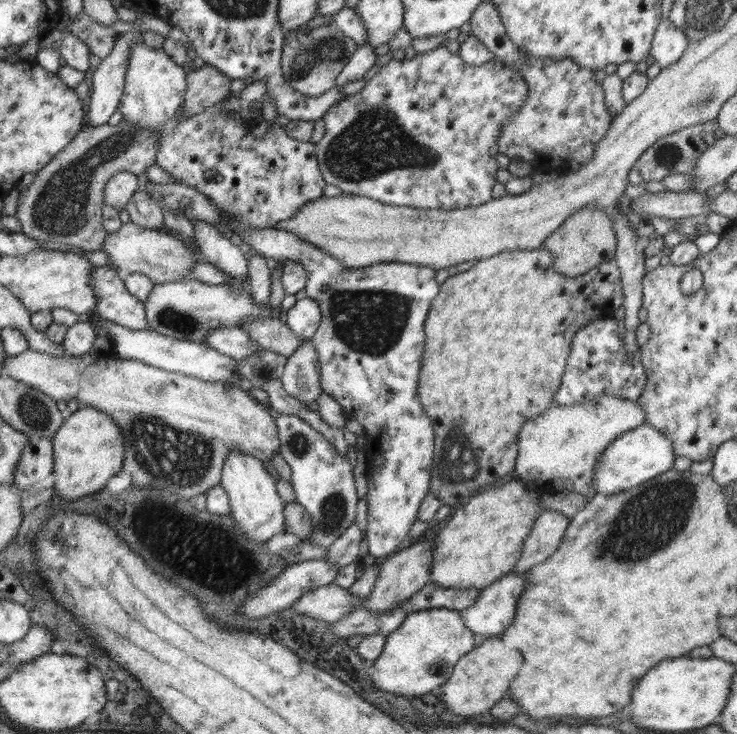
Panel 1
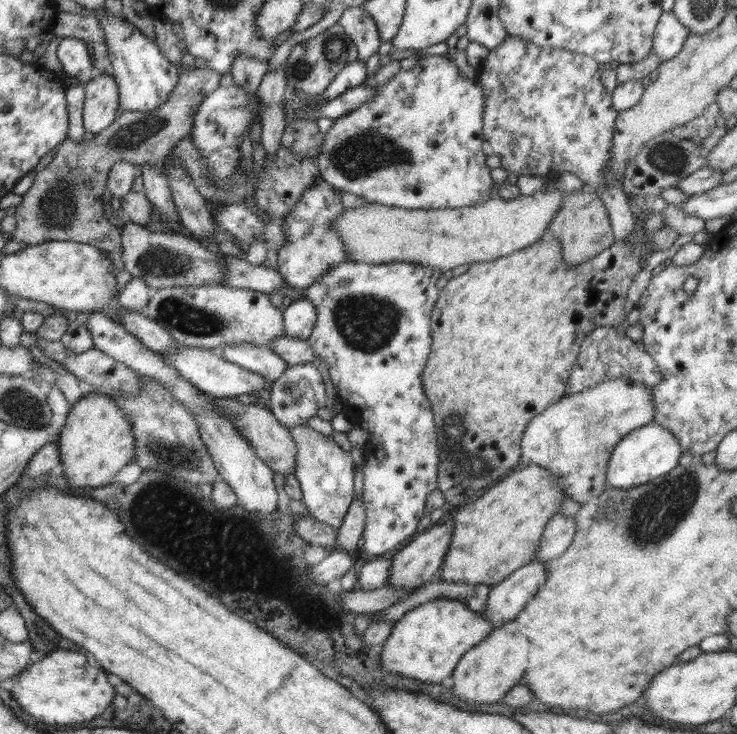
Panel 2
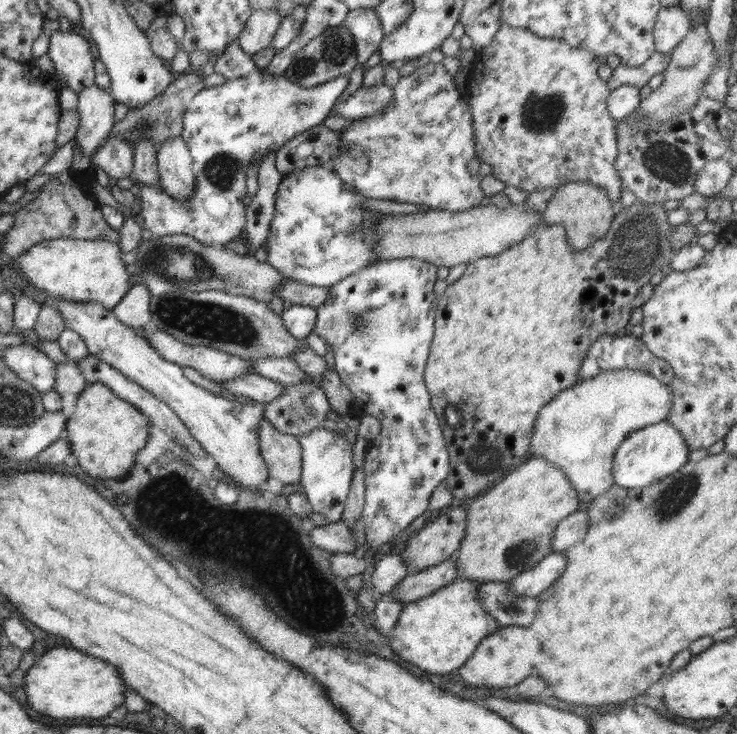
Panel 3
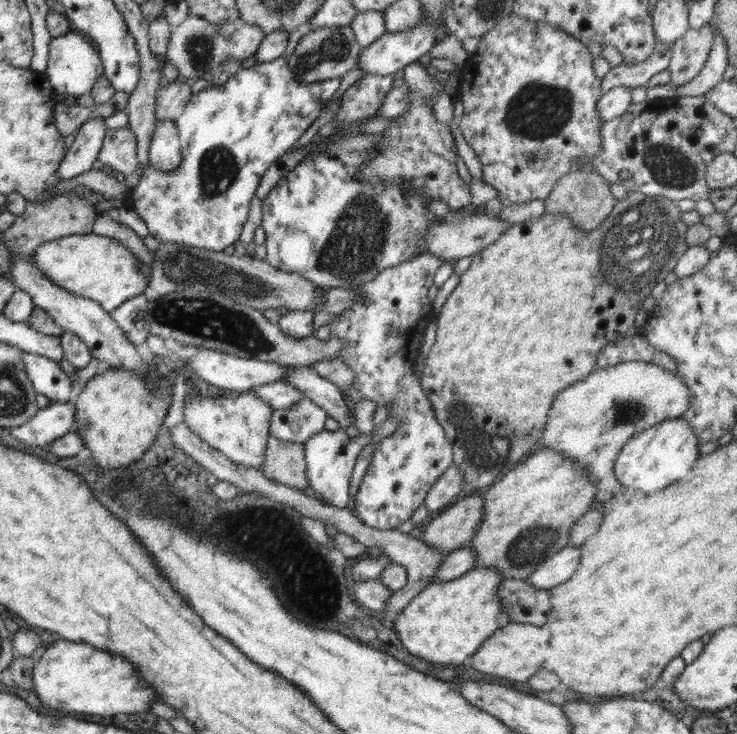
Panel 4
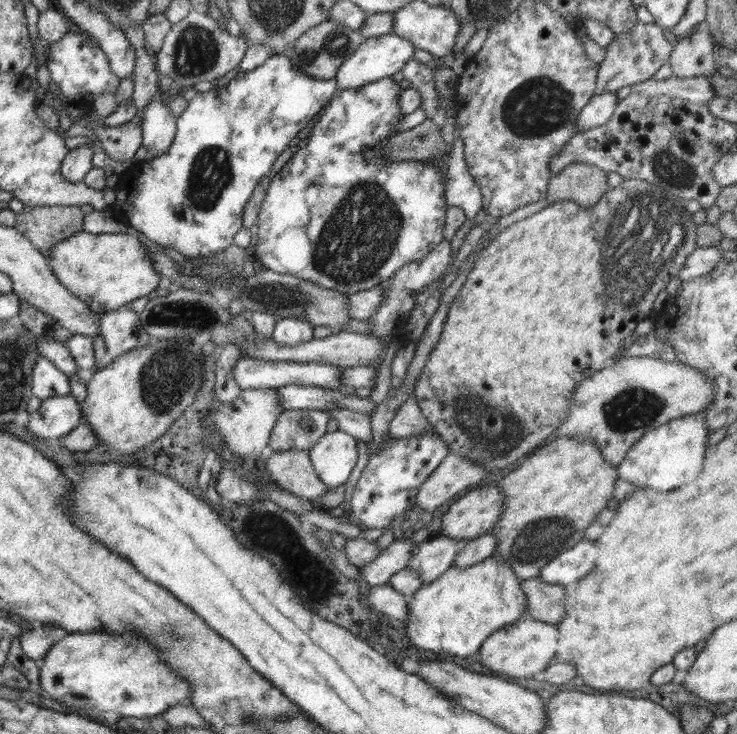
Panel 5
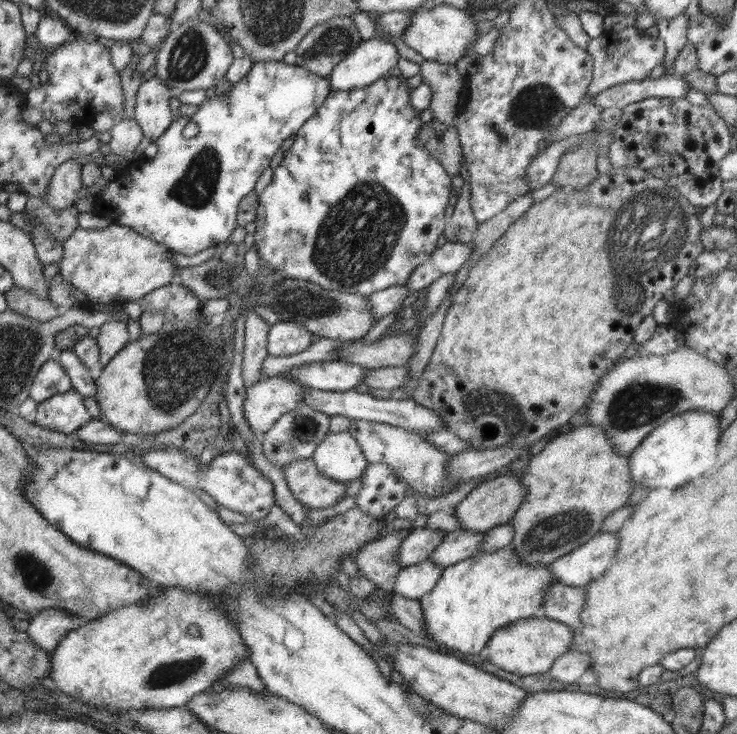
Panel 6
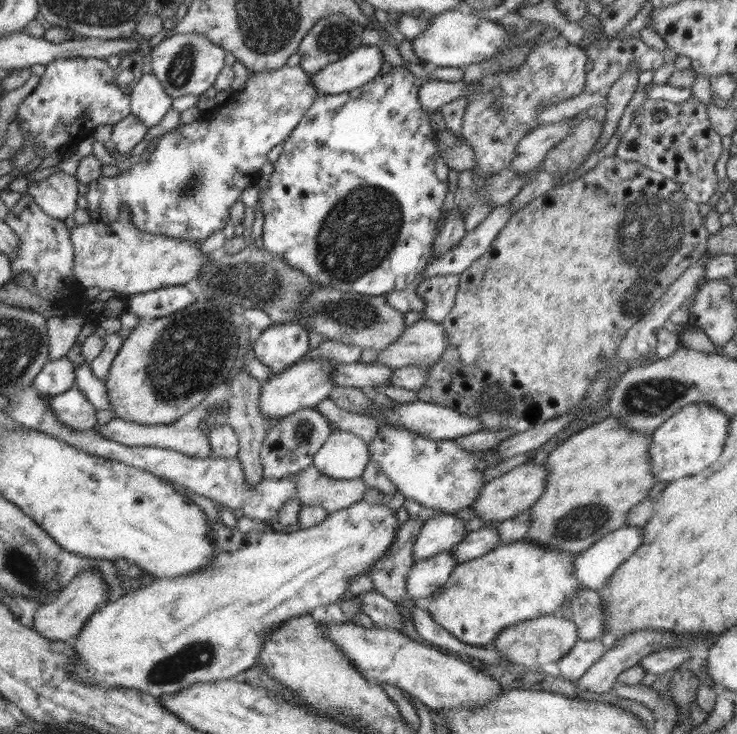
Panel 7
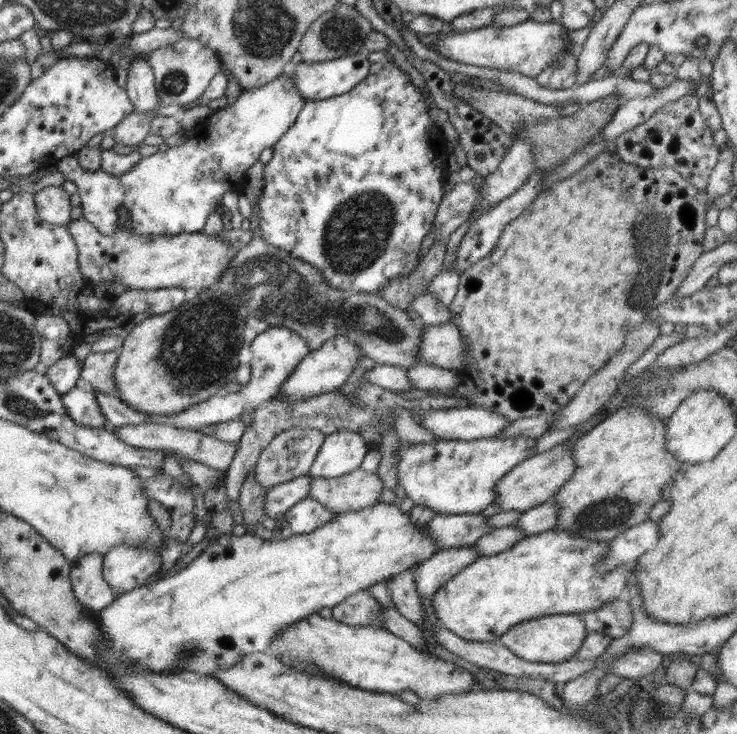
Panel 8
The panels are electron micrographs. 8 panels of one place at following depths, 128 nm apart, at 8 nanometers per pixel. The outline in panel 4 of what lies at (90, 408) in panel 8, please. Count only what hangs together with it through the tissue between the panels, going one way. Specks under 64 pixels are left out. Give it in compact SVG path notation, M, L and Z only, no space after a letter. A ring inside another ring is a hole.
M52 401L46 408L39 409L28 422L13 427L11 436L27 446L47 448L74 429L74 412L75 408L68 403Z

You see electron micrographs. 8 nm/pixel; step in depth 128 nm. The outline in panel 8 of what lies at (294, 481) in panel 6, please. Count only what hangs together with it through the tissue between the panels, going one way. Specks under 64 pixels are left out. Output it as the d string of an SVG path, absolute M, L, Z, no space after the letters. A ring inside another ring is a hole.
M357 468L341 477L313 478L309 496L338 515L376 505L384 487L376 473Z

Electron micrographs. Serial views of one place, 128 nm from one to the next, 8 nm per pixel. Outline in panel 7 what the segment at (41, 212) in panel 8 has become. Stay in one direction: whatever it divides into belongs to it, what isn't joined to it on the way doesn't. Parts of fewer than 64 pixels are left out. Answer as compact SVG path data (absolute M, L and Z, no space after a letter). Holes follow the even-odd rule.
M57 171L46 179L33 182L26 192L32 195L34 202L40 206L48 216L63 221L67 216L73 215L74 211L78 208L78 205L76 205L78 182L79 180L75 176Z

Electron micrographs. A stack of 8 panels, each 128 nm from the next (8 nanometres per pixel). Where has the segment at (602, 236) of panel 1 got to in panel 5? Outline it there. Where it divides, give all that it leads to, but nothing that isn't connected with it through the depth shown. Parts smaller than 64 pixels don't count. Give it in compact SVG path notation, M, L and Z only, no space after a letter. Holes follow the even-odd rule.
M568 164L560 174L550 177L545 200L569 200L584 208L594 206L609 189L606 175L590 164Z

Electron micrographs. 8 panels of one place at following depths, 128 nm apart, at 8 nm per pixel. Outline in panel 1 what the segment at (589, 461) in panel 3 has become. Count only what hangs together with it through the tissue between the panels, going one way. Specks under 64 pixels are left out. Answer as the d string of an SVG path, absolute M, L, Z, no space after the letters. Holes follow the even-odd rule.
M608 394L574 406L554 405L527 420L520 429L514 476L538 489L542 484L558 484L556 480L560 480L562 474L562 482L572 484L574 491L590 500L594 495L593 476L600 455L620 434L644 423L645 411L640 404Z

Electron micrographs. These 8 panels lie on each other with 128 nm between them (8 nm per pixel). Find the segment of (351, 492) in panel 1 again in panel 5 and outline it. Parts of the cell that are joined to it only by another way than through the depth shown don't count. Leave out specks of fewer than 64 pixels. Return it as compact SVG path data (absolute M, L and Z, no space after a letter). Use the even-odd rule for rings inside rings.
M412 390L408 395L408 401L400 406L390 421L390 437L394 439L414 437L414 435L430 433L430 431L432 426L416 405L416 395ZM326 432L308 451L315 473L326 486L333 490L348 482L358 452L357 441L350 434Z

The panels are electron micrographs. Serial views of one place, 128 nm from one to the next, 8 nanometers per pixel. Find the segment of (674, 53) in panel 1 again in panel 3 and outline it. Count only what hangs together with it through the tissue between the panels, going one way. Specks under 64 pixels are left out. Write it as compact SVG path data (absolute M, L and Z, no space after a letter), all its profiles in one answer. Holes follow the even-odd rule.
M660 7L653 29L655 49L670 54L691 30L692 23L687 11L681 7Z

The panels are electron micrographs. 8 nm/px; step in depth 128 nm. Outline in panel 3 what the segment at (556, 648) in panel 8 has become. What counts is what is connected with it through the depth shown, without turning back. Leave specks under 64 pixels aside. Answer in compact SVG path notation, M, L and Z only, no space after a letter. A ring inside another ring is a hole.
M510 625L502 627L483 638L474 654L457 670L466 684L501 688L516 686L534 672L536 656L540 654L540 642L528 627Z

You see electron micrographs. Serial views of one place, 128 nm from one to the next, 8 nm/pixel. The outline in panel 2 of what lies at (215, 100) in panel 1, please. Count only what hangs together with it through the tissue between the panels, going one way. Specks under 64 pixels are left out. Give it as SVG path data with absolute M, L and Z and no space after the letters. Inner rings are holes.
M210 68L182 69L180 79L169 99L153 111L124 111L108 128L101 130L90 141L65 138L53 161L37 172L29 190L16 206L16 228L9 239L24 244L39 245L48 241L88 243L105 250L117 270L124 269L121 257L121 229L108 221L103 212L102 195L114 163L128 161L136 168L162 168L165 156L187 134L200 103L220 85L221 74Z

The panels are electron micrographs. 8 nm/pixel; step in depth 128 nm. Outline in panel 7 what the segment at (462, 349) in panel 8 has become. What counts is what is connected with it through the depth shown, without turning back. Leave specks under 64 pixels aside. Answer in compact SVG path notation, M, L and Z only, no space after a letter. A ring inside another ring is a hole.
M420 318L412 326L406 325L404 334L400 336L399 340L391 342L384 350L378 350L378 359L374 363L382 363L390 370L412 365L428 368L443 357L446 349L447 338L445 328L441 323Z

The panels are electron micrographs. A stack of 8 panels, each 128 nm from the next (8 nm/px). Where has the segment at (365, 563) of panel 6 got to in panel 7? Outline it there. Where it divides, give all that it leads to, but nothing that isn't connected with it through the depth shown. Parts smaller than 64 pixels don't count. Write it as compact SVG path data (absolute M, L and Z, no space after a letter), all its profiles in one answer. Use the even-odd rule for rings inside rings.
M411 517L399 526L396 540L389 551L369 570L374 589L389 601L400 604L408 597L407 574L415 563L413 546L423 522Z

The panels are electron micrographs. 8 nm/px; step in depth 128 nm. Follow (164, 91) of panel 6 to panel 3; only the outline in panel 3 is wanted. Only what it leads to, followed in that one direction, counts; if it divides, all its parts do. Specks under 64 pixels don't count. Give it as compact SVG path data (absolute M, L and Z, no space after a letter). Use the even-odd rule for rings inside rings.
M181 136L167 138L157 148L158 175L163 189L177 201L189 201L193 186L193 160Z

